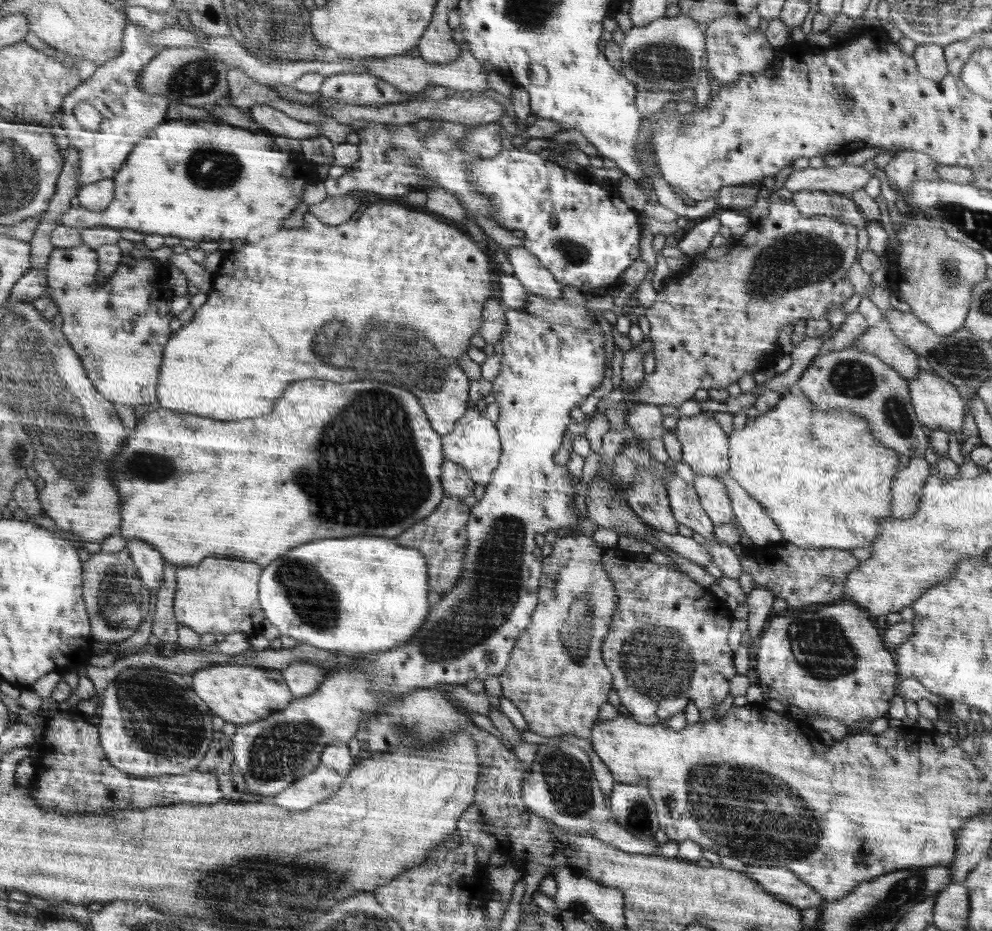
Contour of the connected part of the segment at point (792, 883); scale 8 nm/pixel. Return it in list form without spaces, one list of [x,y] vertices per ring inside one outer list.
[[[747,865],[746,874],[760,883],[765,891],[800,912],[812,907],[820,908],[825,902],[819,892],[786,867]]]

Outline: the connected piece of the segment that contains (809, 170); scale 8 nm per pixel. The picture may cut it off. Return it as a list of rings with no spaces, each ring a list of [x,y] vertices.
[[[844,163],[838,167],[807,167],[794,171],[784,182],[784,188],[793,193],[801,190],[832,191],[849,195],[853,190],[864,189],[865,184],[874,176],[863,165]]]

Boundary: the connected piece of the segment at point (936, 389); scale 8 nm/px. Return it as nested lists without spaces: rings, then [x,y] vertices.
[[[919,370],[916,379],[909,380],[911,403],[925,427],[944,430],[960,439],[964,424],[965,405],[958,388],[933,373]]]

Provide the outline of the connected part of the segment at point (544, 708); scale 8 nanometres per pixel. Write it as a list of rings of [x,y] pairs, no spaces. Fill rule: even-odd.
[[[578,529],[561,532],[543,562],[538,606],[532,613],[530,624],[516,639],[511,659],[498,675],[503,695],[523,714],[529,730],[540,736],[570,734],[577,741],[591,742],[591,731],[598,722],[599,710],[606,704],[612,690],[613,678],[601,657],[601,644],[608,634],[619,596],[606,568],[600,564],[600,558],[603,558],[602,550],[596,544],[592,546],[592,538],[578,533]],[[554,642],[560,642],[560,646],[564,644],[564,650],[568,652],[554,652]]]

